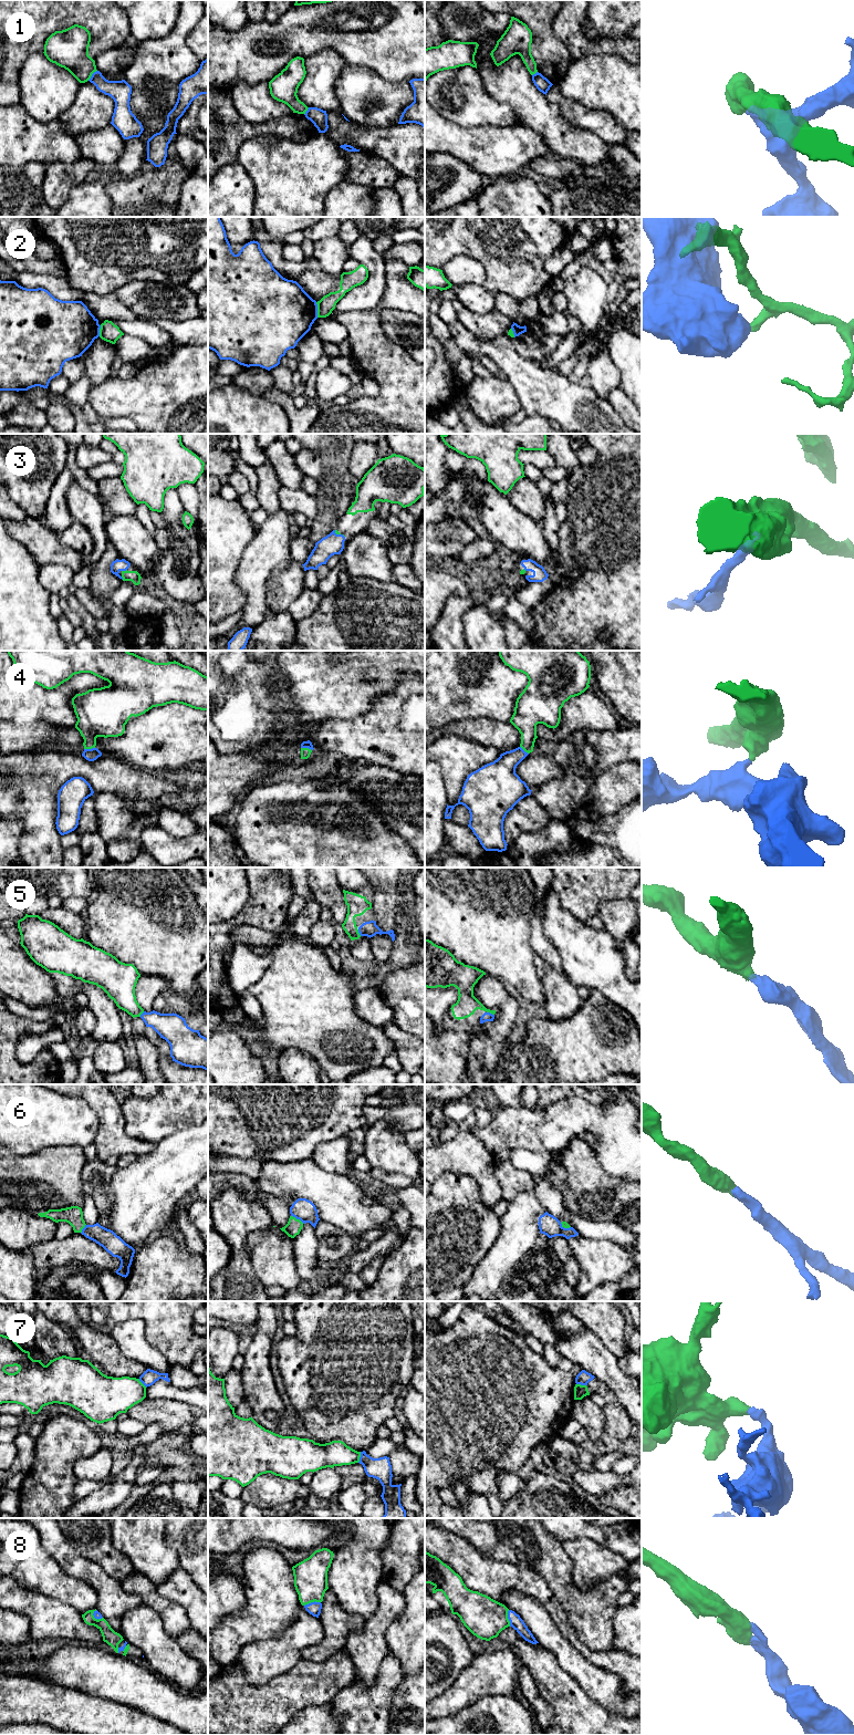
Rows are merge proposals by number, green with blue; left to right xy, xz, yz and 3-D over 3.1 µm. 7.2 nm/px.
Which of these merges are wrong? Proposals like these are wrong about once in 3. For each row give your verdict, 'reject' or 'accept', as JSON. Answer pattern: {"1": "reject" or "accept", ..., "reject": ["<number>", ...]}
{"1": "reject", "2": "reject", "3": "accept", "4": "accept", "5": "accept", "6": "accept", "7": "reject", "8": "accept", "reject": ["1", "2", "7"]}

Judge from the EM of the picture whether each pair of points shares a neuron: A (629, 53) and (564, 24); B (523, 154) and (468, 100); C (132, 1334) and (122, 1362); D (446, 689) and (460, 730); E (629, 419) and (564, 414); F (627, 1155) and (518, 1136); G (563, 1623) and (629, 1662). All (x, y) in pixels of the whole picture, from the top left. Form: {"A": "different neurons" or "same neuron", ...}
{"A": "same neuron", "B": "different neurons", "C": "different neurons", "D": "different neurons", "E": "different neurons", "F": "same neuron", "G": "same neuron"}

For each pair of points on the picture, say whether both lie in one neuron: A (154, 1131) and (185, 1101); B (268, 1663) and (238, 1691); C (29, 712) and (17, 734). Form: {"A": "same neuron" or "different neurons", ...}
{"A": "same neuron", "B": "different neurons", "C": "different neurons"}

